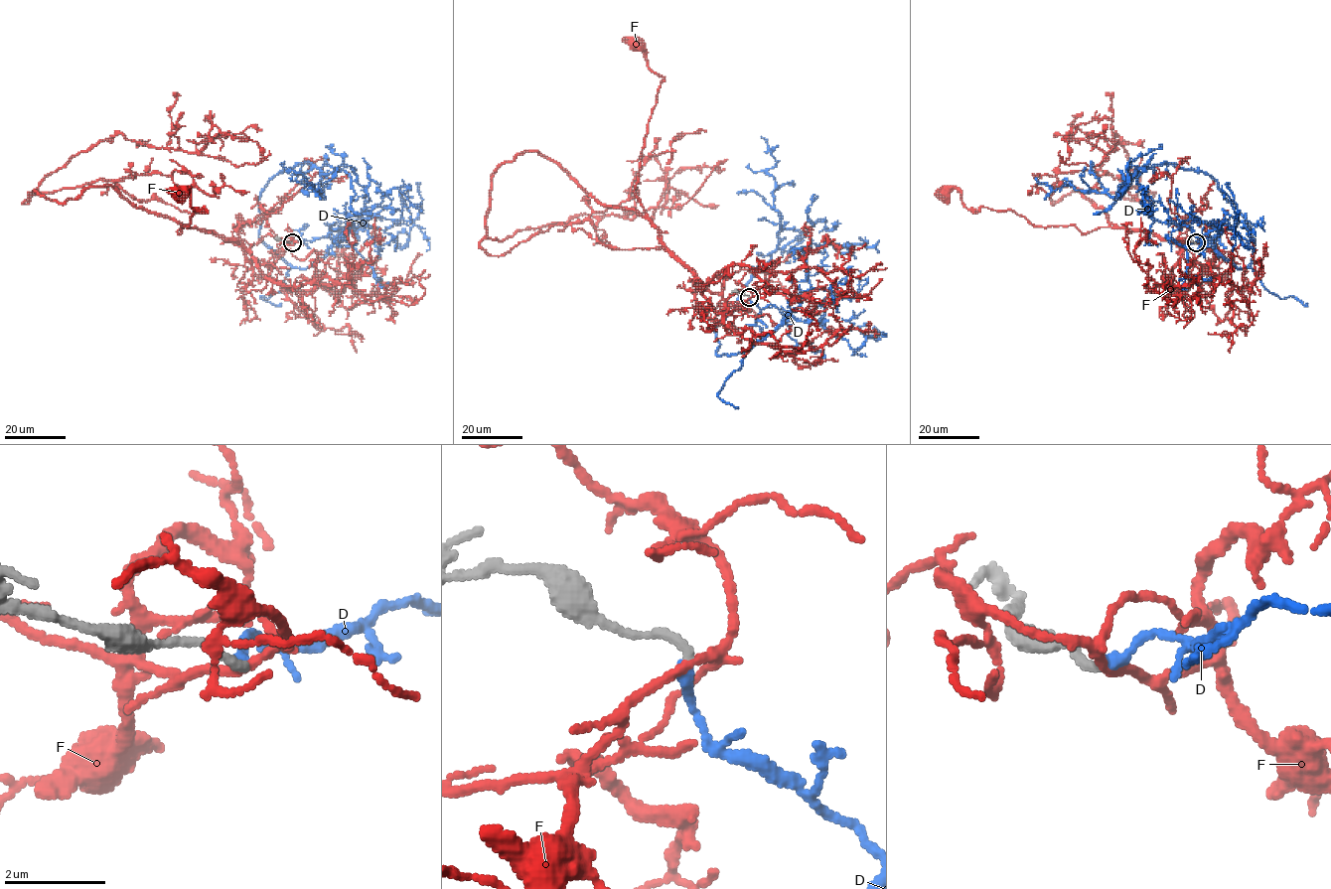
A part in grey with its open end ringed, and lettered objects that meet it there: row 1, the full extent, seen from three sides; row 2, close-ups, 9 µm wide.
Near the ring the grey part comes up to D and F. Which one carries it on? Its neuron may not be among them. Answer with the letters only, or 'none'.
D

